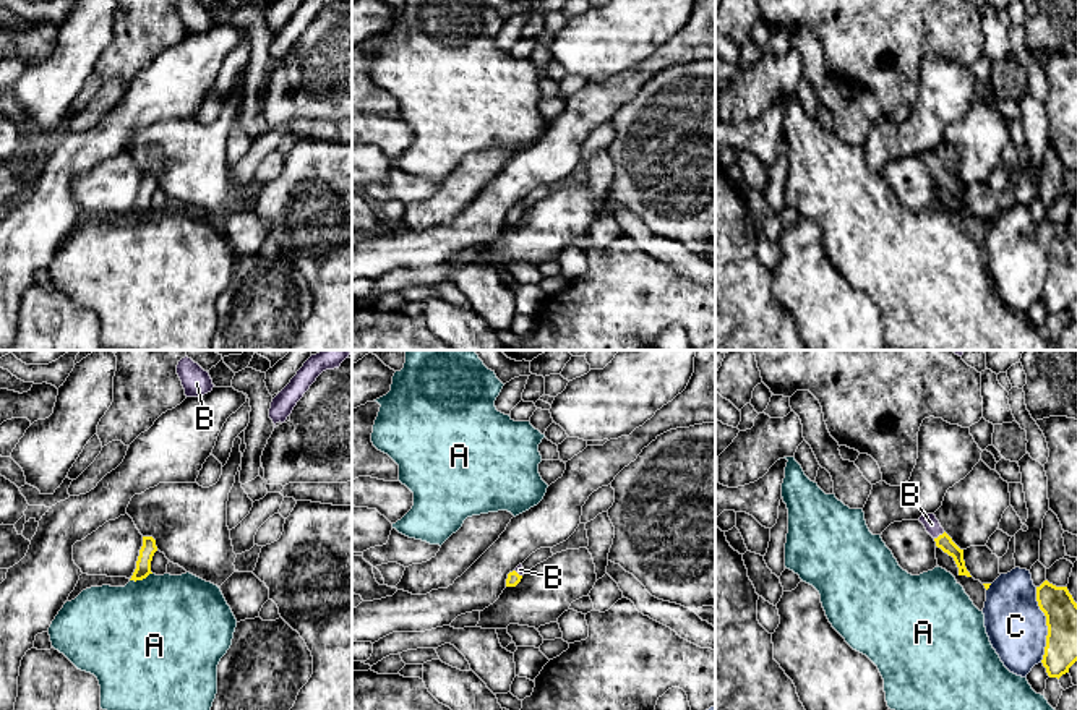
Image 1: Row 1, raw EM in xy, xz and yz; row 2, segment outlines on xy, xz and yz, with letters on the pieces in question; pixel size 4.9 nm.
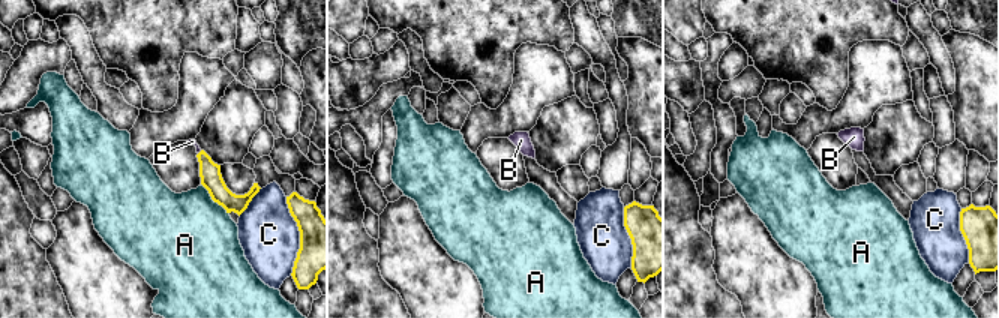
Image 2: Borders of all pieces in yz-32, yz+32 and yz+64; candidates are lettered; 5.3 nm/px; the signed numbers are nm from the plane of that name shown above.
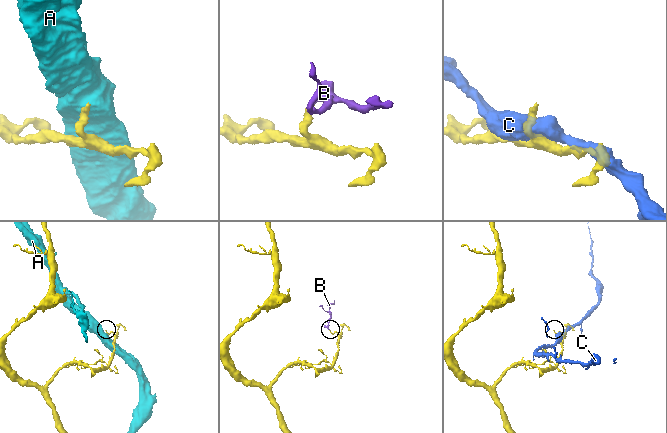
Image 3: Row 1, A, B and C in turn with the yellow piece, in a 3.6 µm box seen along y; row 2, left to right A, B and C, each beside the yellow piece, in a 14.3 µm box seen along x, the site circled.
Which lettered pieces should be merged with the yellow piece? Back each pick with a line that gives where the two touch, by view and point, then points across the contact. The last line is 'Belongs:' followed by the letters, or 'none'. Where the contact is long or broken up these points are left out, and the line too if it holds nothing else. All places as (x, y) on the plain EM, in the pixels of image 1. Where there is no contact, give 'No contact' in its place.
B: Touches yellow at yz (939, 172). Path across: yz (944, 179), (939, 172), (931, 161)
Belongs: B

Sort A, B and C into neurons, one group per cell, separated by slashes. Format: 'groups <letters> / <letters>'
groups A / B / C

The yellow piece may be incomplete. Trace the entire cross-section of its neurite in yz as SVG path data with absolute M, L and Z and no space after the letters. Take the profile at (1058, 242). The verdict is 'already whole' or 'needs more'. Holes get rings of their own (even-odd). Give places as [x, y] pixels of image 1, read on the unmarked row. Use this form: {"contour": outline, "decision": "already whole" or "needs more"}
{"contour": "M1048 217L1036 224L1036 238L1048 263L1041 300L1049 314L1059 316L1077 298L1077 240L1067 224Z", "decision": "already whole"}

